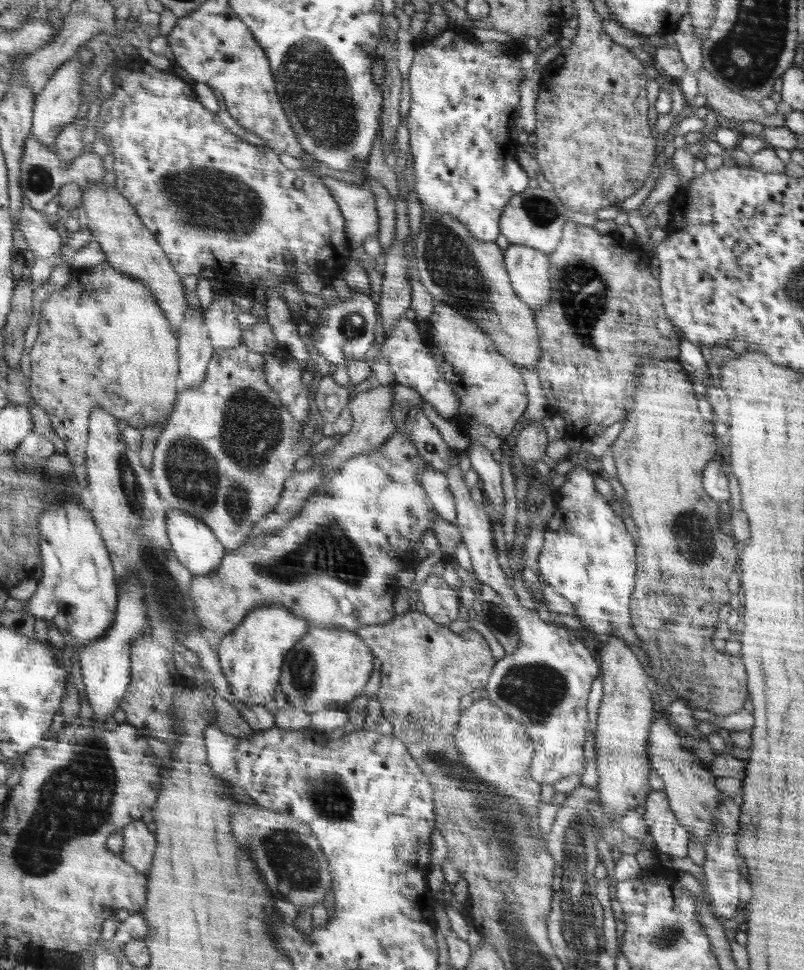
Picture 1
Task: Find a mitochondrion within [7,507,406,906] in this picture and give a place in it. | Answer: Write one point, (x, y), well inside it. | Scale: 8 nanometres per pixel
(76, 800)

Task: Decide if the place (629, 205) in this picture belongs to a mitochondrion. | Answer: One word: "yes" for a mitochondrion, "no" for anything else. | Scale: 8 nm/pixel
no

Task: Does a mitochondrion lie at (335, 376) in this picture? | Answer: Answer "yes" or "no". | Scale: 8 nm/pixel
no

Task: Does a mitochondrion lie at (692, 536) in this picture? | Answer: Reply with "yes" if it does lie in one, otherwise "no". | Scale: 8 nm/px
yes

